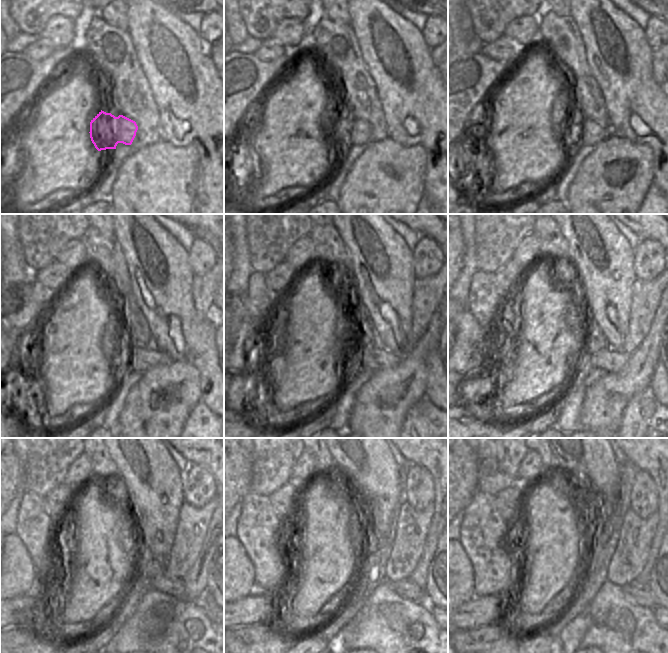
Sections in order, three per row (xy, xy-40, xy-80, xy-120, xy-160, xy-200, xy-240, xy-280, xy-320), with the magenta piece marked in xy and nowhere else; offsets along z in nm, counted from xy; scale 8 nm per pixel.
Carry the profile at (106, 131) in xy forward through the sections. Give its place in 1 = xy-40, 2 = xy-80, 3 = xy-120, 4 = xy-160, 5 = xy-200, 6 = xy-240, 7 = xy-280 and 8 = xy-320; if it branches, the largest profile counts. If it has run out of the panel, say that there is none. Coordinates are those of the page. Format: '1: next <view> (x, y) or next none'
1: next xy-40 (357, 131)
2: next xy-80 (585, 131)
3: next xy-120 (141, 359)
4: next xy-160 (378, 358)
5: next xy-200 (611, 361)
6: next xy-240 (175, 587)
7: next xy-280 (405, 588)
8: next xy-320 (641, 594)

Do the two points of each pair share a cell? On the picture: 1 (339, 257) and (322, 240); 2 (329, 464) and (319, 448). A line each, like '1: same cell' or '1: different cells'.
1: same cell
2: same cell

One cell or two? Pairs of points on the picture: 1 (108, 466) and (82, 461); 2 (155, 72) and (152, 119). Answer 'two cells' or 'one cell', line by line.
1: two cells
2: two cells

